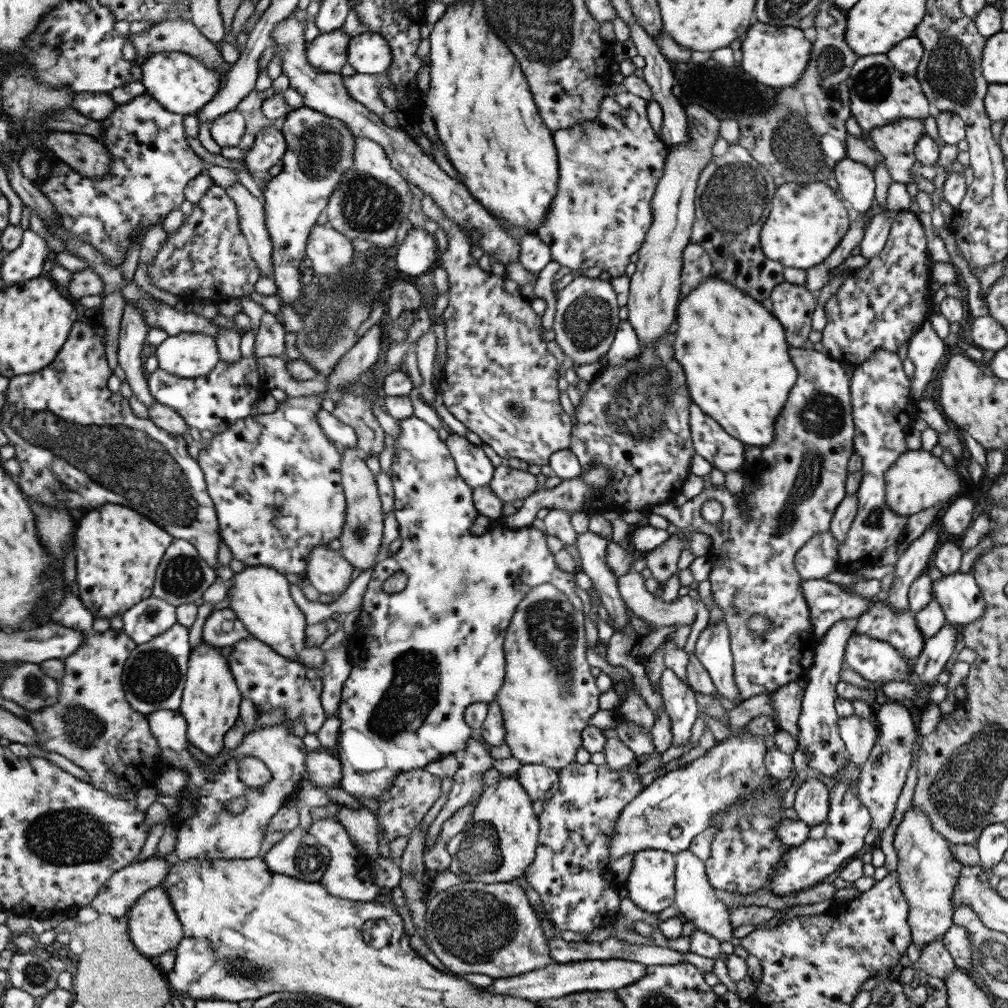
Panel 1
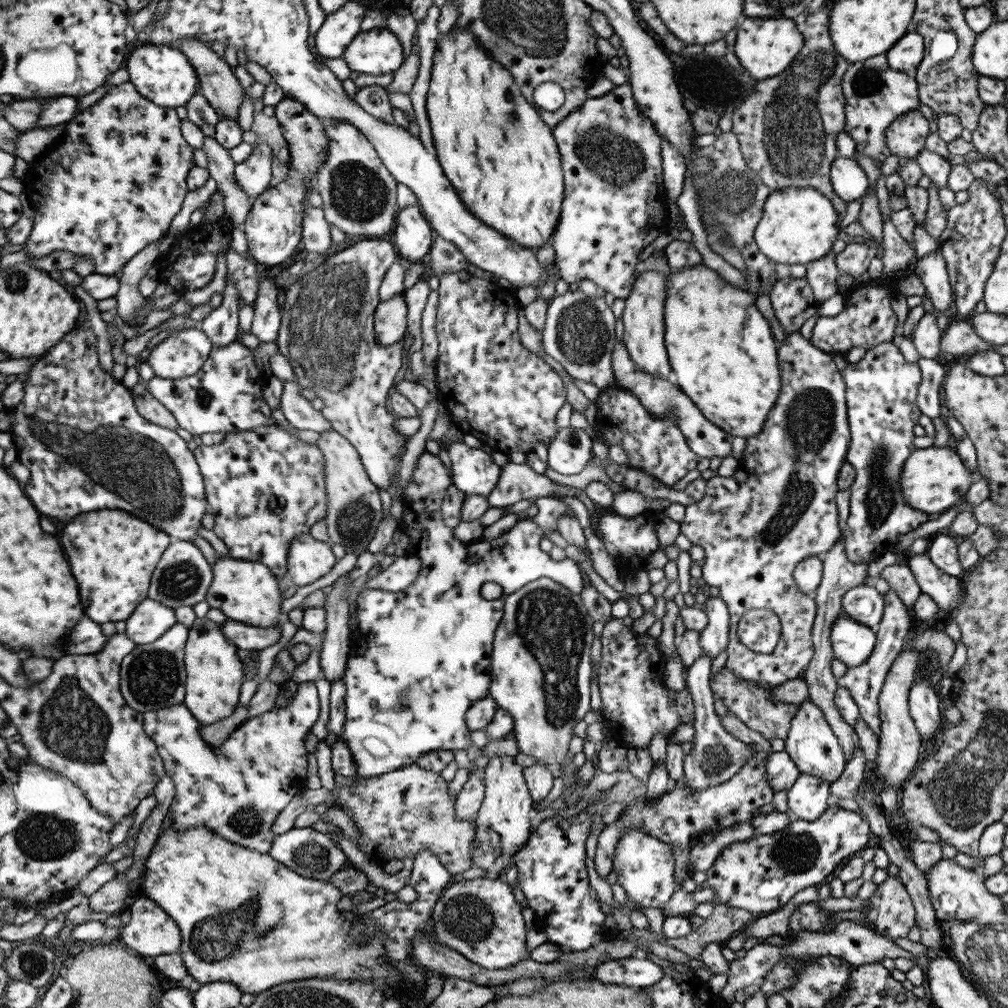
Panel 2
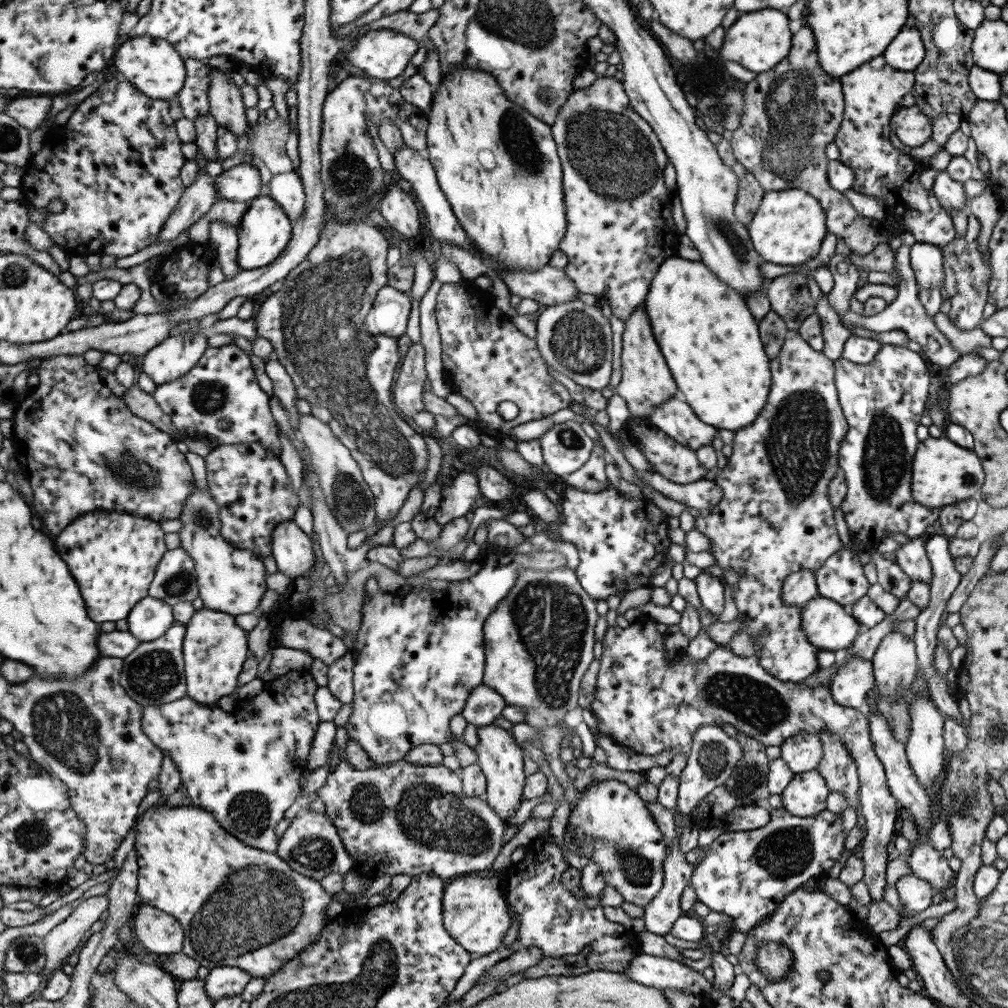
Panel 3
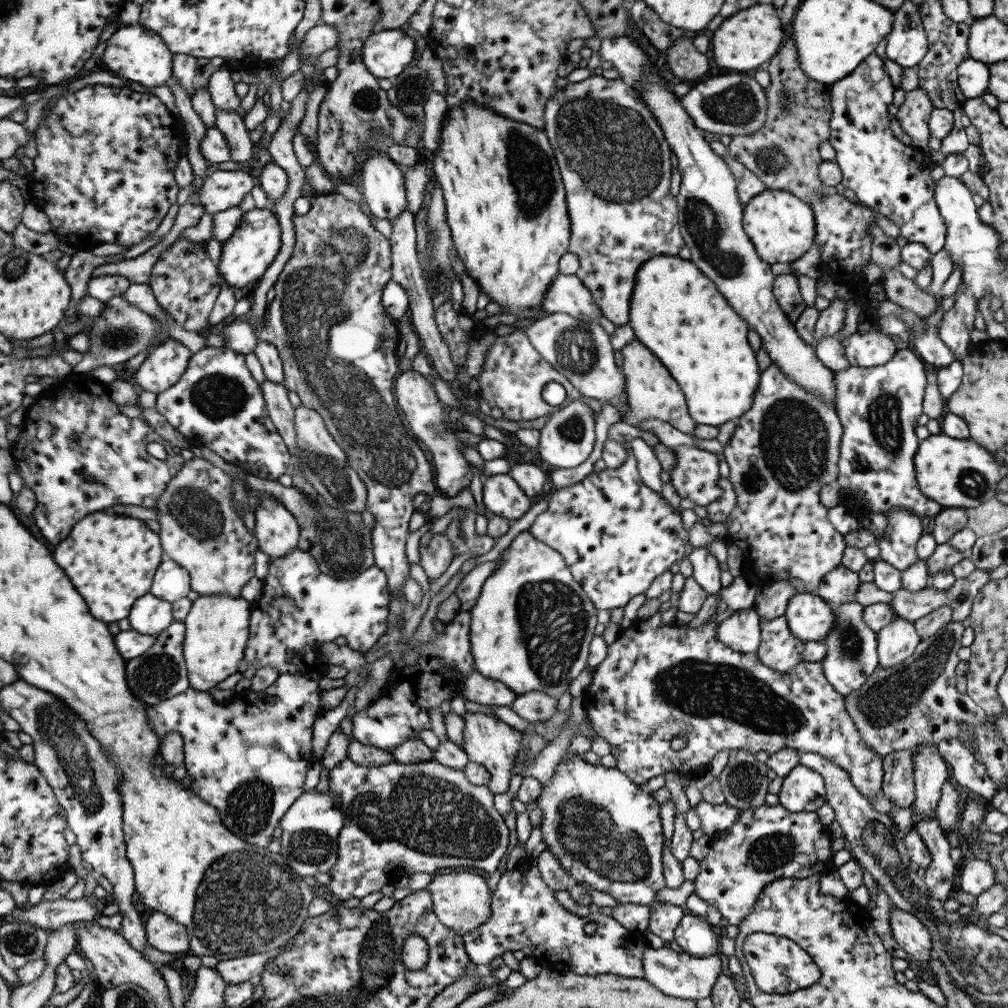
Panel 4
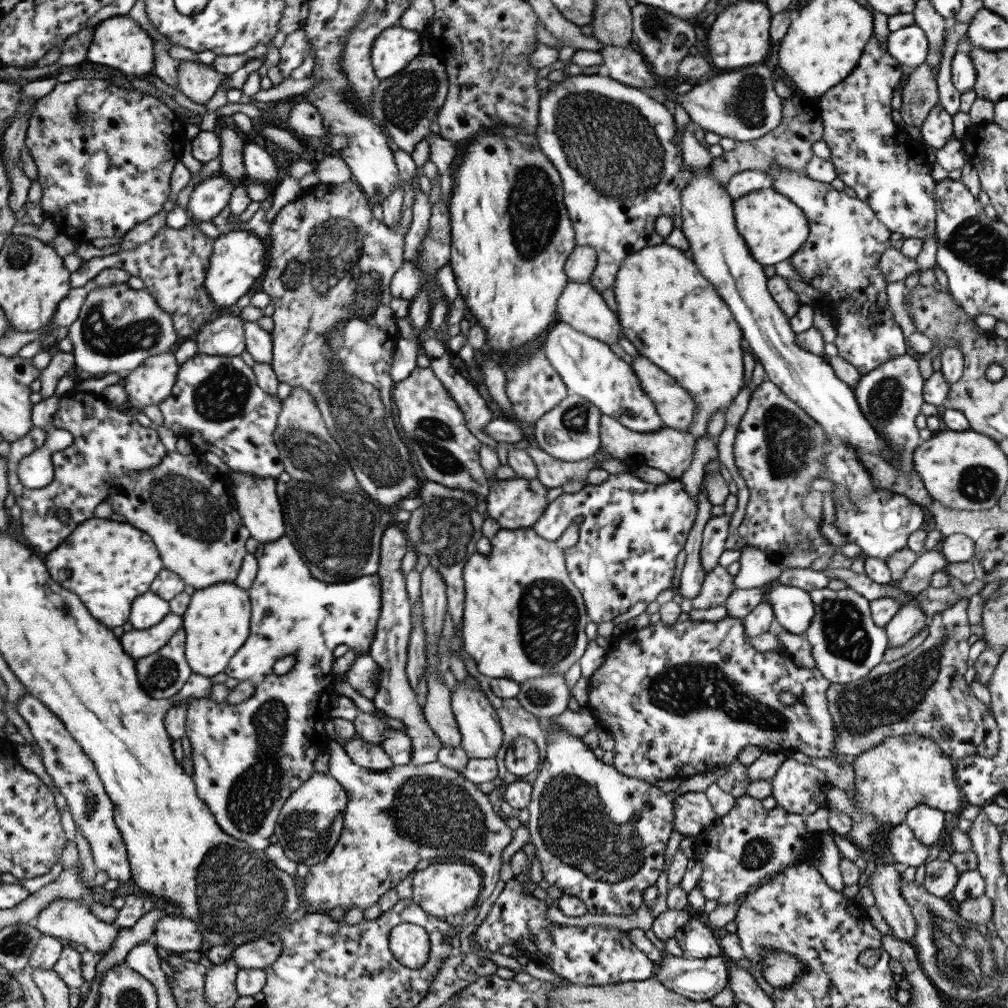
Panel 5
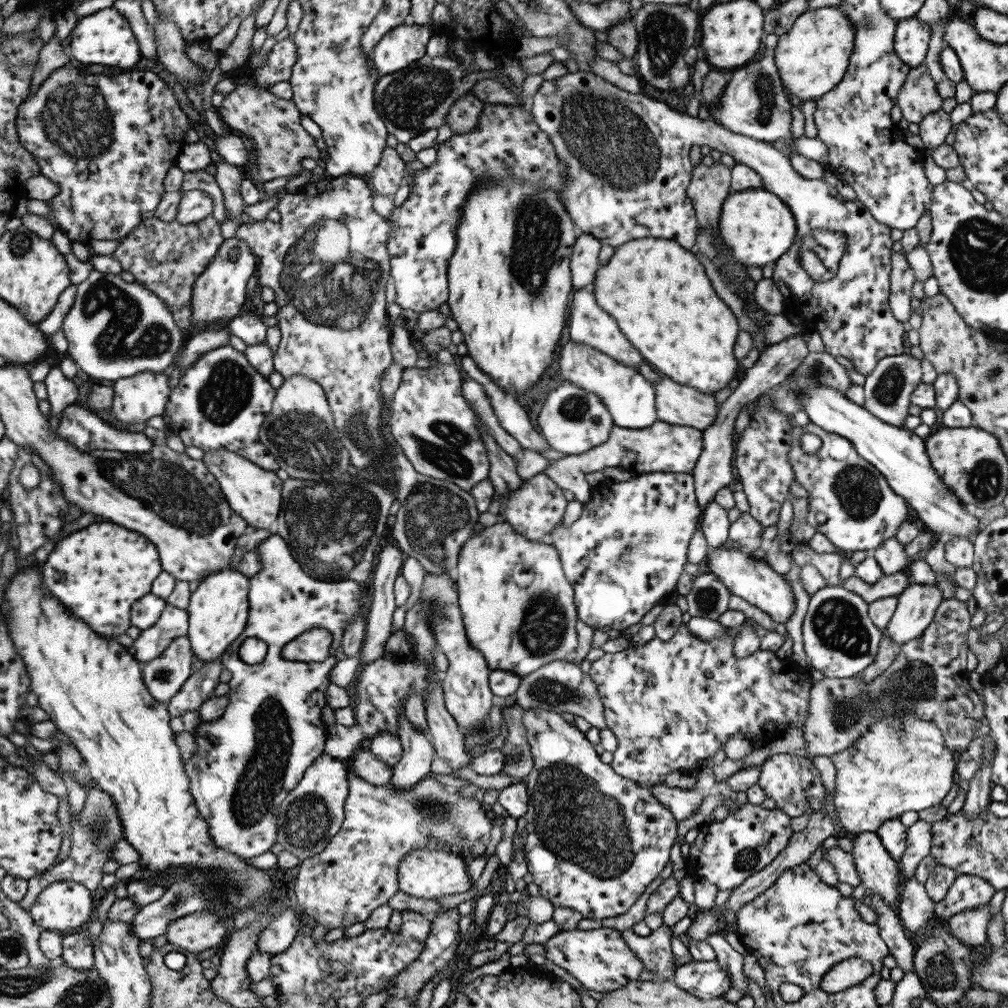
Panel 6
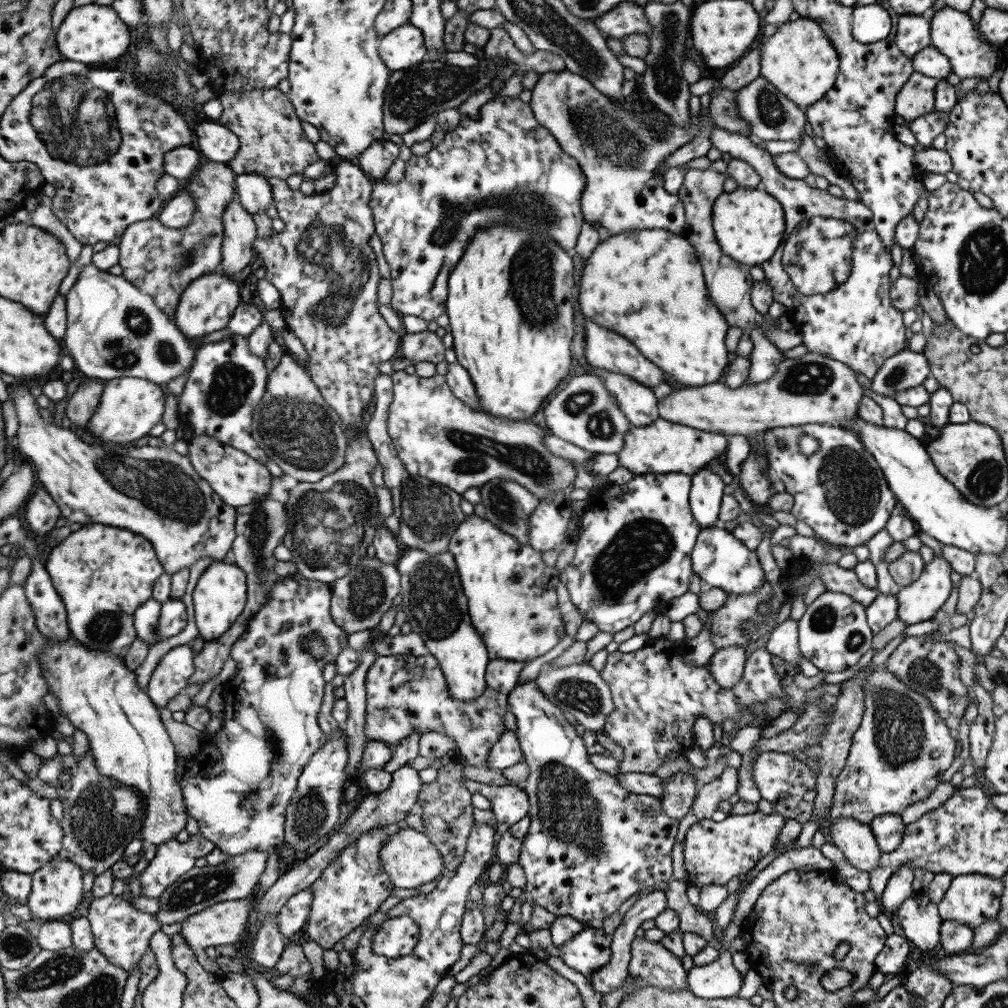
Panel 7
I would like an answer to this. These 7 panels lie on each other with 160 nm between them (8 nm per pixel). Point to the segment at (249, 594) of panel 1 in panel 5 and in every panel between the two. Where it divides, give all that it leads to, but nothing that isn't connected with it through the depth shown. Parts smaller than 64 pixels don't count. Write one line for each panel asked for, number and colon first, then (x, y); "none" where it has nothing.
2: (244, 591)
3: (232, 581)
4: (198, 530)
5: (186, 506)

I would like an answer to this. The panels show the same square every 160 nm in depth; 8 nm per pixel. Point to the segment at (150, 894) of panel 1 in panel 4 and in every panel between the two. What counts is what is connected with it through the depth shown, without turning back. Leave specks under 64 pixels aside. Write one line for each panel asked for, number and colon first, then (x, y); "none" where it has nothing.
2: (150, 932)
3: (156, 932)
4: (164, 934)

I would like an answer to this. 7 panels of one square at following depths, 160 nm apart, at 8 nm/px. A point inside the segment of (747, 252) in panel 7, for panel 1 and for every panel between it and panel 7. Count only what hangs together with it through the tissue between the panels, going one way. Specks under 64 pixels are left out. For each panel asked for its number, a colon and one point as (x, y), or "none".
1: (806, 221)
2: (797, 225)
3: (787, 227)
4: (781, 226)
5: (772, 227)
6: (757, 227)

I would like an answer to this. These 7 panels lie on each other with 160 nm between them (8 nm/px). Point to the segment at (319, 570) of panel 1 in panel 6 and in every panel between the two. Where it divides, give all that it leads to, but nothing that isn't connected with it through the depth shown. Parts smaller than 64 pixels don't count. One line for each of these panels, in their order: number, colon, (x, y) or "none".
2: (307, 560)
3: (291, 549)
4: (276, 532)
5: (257, 505)
6: (252, 493)

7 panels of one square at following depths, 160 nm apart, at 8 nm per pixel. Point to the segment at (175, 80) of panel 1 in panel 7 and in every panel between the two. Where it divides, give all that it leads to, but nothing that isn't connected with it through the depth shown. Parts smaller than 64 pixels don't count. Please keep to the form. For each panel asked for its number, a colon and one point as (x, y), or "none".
2: (162, 74)
3: (152, 66)
4: (132, 52)
5: (119, 43)
6: (103, 38)
7: (91, 33)

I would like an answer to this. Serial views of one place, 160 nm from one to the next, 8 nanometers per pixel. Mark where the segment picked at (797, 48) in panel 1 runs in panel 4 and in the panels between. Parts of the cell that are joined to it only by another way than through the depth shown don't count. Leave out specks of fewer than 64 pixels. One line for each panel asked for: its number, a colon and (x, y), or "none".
2: (765, 47)
3: (757, 41)
4: (746, 41)

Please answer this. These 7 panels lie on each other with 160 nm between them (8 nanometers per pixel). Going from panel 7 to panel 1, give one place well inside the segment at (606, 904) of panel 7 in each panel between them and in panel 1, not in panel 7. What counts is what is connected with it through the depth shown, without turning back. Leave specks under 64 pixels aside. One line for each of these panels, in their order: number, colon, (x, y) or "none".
1: (649, 885)
2: (644, 866)
3: (610, 822)
4: (605, 831)
5: (598, 835)
6: (595, 840)

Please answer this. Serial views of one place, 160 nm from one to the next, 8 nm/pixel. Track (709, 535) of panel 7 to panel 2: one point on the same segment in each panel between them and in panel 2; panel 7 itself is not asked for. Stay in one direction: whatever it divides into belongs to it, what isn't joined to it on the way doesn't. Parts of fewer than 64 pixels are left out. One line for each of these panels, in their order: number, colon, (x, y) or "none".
2: (851, 643)
3: (826, 625)
4: (809, 617)
5: (792, 610)
6: (753, 580)

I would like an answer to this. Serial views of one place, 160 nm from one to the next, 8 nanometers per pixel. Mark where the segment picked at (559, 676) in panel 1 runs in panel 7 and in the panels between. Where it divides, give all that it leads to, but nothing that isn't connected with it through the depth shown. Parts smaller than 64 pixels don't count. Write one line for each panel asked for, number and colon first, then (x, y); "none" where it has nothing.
2: (539, 664)
3: (538, 641)
4: (531, 623)
5: (522, 617)
6: (517, 609)
7: (510, 594)

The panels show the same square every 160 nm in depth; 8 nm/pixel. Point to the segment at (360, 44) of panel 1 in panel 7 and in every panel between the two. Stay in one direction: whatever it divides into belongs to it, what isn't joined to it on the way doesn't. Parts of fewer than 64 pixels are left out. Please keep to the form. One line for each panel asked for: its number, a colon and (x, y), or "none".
2: (376, 52)
3: (383, 54)
4: (385, 53)
5: (394, 47)
6: (403, 45)
7: (401, 48)

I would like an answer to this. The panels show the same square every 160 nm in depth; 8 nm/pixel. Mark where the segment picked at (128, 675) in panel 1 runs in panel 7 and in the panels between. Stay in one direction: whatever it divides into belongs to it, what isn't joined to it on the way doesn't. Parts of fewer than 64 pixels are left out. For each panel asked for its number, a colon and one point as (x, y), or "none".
2: (153, 677)
3: (154, 672)
4: (159, 673)
5: (161, 674)
6: (163, 675)
7: (169, 677)

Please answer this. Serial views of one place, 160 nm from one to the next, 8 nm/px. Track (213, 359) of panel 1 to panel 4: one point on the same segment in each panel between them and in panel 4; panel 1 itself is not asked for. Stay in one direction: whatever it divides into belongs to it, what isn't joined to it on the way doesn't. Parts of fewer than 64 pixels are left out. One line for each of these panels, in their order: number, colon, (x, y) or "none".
2: (181, 354)
3: (169, 359)
4: (165, 363)

